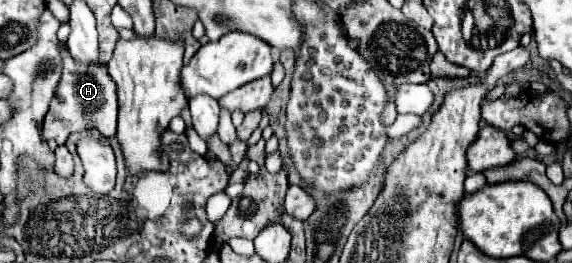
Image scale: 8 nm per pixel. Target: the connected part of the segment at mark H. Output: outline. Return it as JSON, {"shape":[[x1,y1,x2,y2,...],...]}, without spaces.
{"shape":[[61,45,63,55,63,77,55,91,55,97,51,101,49,113,43,121,43,139,55,139,57,145,63,145,67,137,75,131,83,131,87,127,95,127,105,135,115,135,117,127,117,95,115,95,115,83,109,77,105,65,81,65,73,61,67,47]]}

